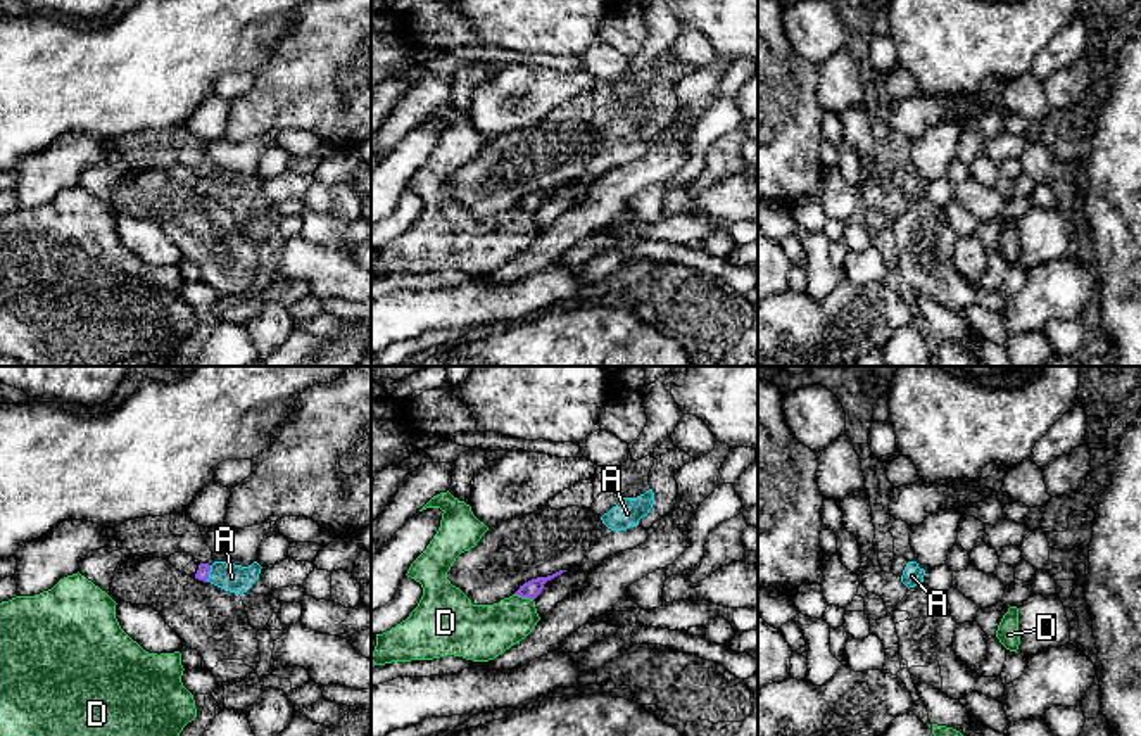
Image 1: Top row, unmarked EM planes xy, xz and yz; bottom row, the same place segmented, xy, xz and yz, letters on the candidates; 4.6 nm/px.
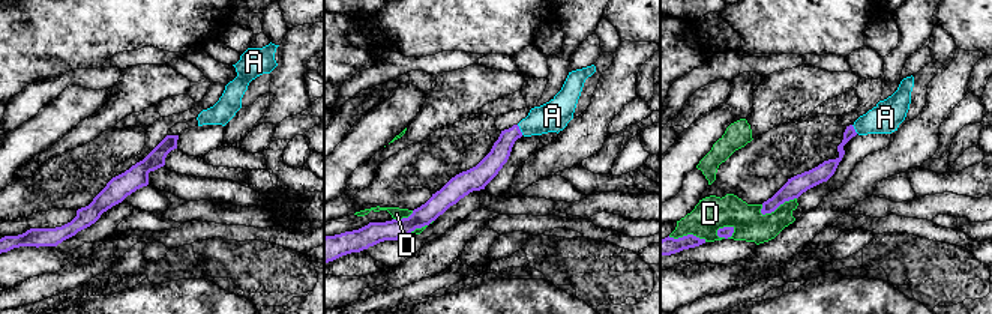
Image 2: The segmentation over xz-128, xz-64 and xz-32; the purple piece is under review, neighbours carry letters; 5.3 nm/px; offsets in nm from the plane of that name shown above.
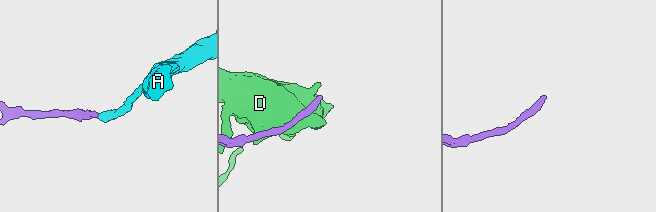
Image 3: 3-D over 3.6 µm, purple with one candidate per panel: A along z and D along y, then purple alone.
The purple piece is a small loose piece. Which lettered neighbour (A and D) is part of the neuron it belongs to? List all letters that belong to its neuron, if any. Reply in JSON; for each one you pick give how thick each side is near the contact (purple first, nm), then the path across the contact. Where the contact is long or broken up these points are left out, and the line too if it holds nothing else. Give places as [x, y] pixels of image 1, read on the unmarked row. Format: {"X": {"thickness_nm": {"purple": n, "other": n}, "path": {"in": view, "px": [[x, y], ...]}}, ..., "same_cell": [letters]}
{"A": {"thickness_nm": {"purple": 60, "other": 130}, "path": {"in": "xy", "px": [[202, 187], [208, 187], [232, 190]]}}, "same_cell": ["A"]}

